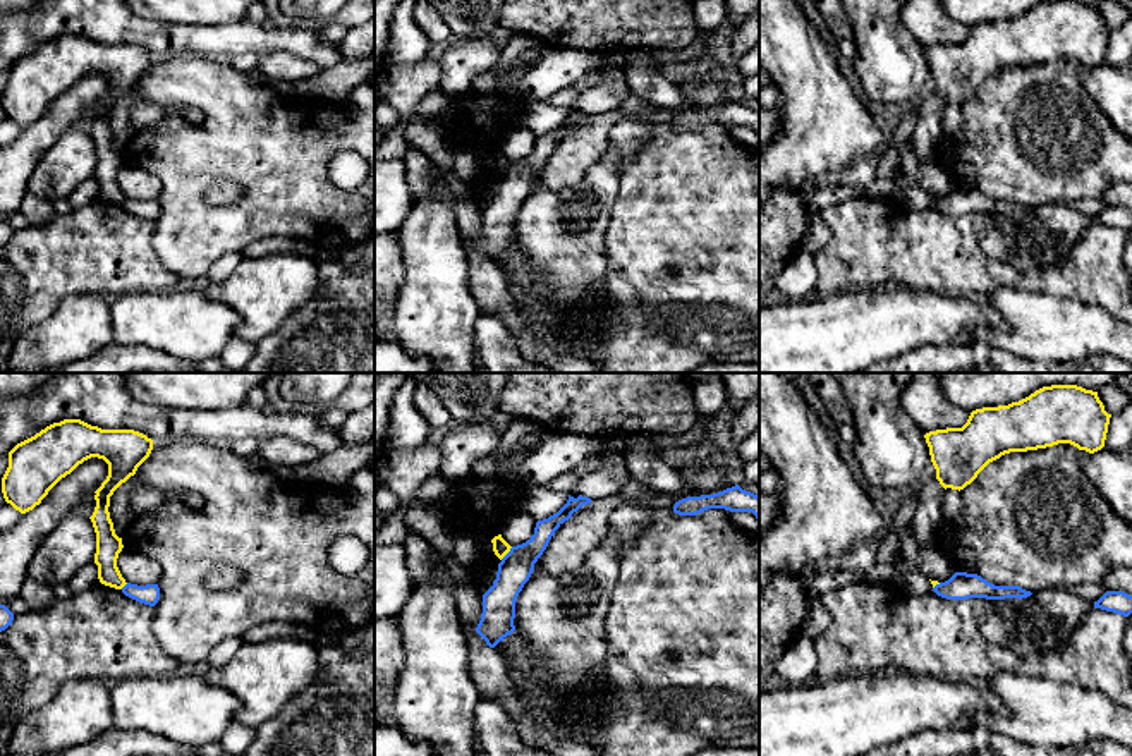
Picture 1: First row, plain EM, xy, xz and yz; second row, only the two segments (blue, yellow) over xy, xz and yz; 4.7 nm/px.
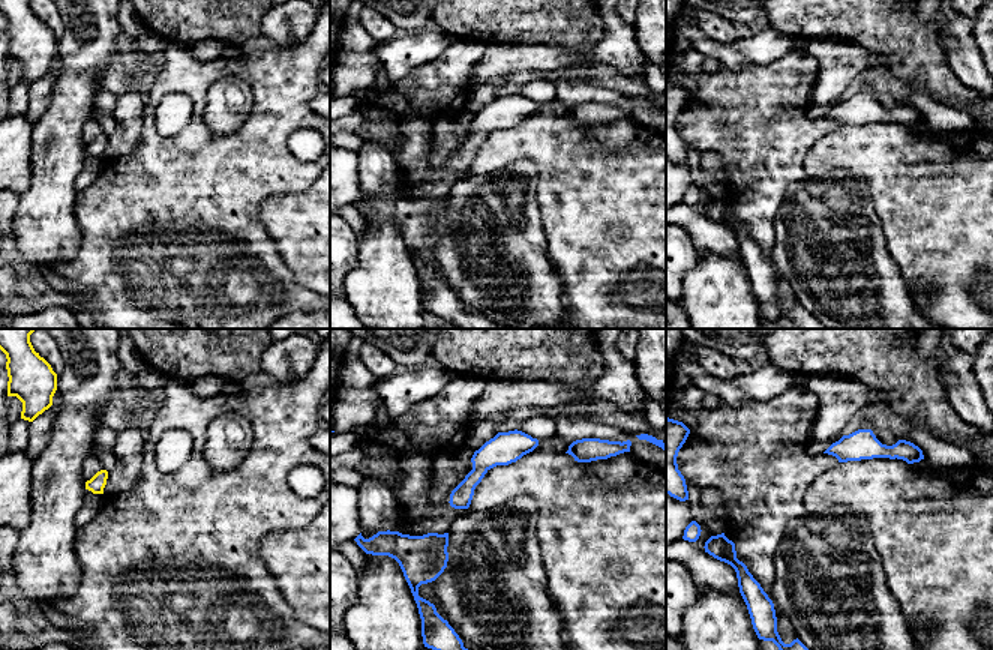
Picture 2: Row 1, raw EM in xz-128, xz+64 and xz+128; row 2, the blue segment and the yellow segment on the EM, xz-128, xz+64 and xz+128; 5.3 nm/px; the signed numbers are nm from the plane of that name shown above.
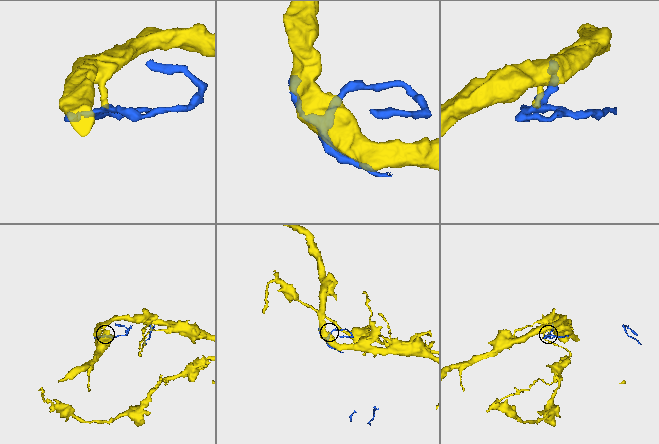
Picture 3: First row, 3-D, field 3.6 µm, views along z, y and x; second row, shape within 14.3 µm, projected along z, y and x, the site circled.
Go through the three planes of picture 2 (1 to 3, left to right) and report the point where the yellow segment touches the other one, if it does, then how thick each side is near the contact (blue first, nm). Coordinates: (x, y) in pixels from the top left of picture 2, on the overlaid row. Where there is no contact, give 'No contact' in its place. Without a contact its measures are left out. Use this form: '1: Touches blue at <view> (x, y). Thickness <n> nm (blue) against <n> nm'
1: No contact
2: No contact
3: No contact

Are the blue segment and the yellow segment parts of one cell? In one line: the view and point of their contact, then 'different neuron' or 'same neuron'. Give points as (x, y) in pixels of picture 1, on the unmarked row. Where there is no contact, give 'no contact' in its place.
xz (507, 169) | different neuron

